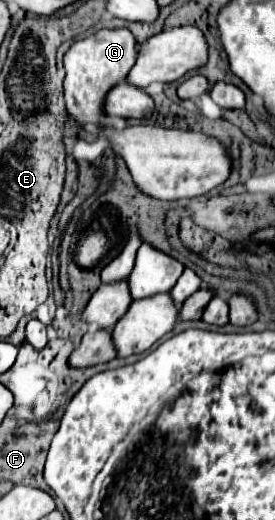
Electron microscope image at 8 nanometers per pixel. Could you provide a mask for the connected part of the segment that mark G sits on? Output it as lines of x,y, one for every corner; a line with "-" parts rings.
101,28
95,34
75,40
63,56
65,104
77,124
97,124
103,114
103,98
111,86
125,80
137,58
137,40
127,28

